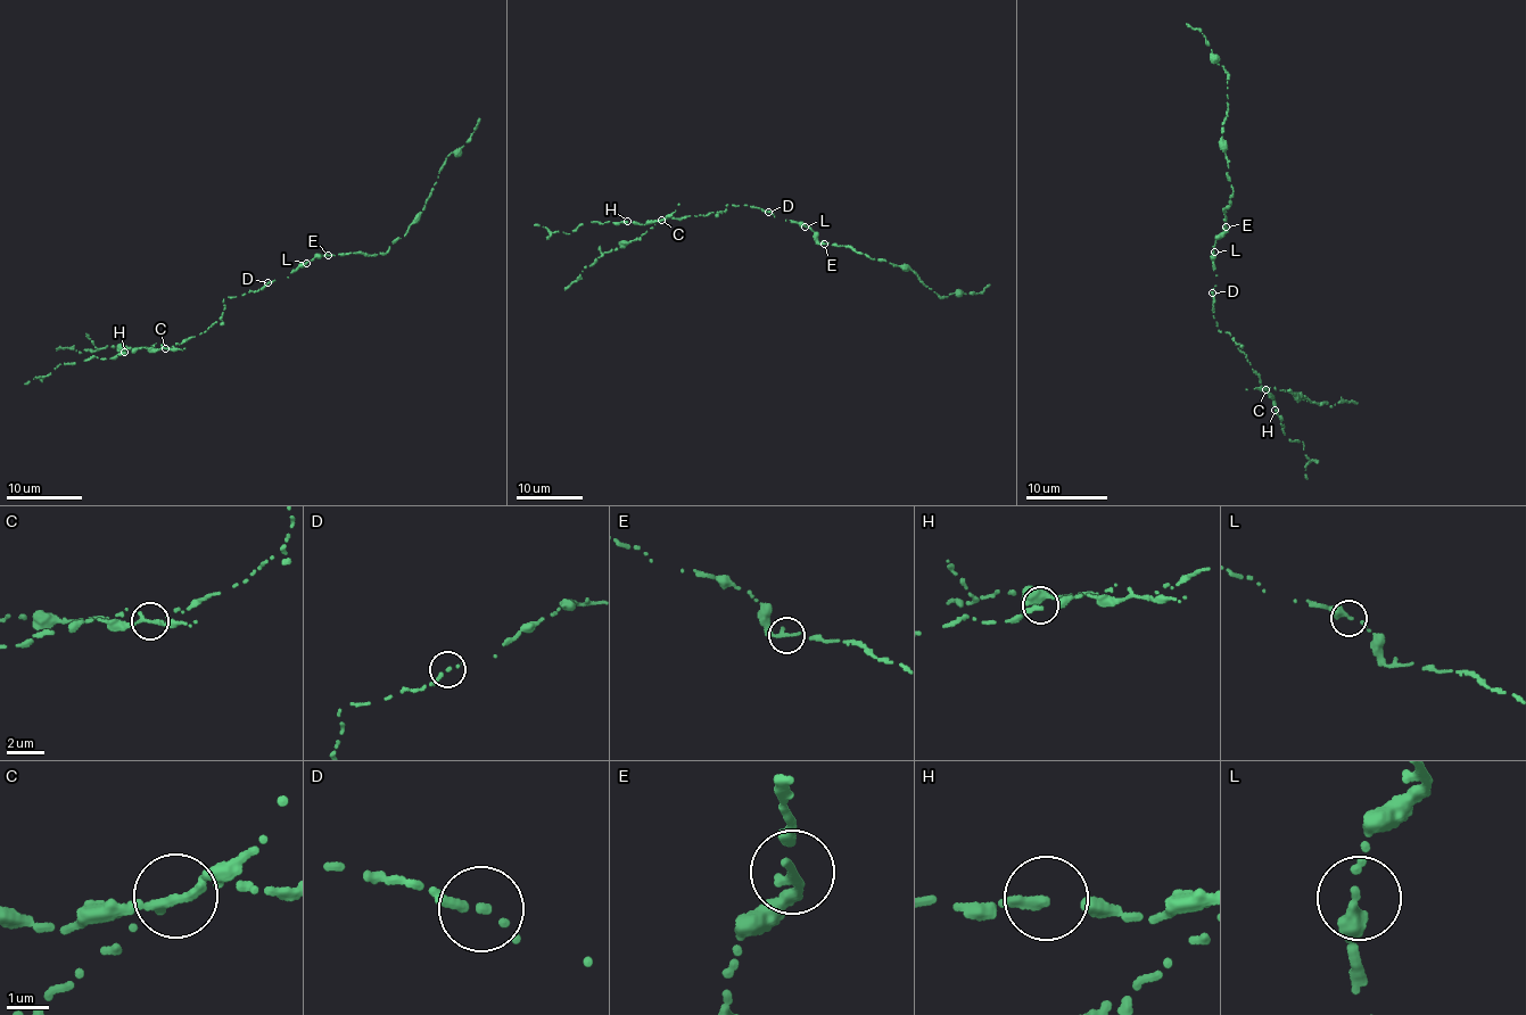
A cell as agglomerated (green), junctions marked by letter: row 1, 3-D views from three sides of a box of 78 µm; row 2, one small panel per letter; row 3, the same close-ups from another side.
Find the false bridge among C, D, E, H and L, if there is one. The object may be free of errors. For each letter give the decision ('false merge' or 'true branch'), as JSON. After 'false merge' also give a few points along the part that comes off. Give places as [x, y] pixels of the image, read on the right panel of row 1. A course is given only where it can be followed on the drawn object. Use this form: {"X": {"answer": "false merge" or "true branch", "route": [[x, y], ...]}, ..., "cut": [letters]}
{"C": {"answer": "false merge", "route": [[1264, 389], [1291, 392], [1296, 397], [1302, 394], [1312, 403], [1330, 406], [1345, 399], [1358, 403]]}, "D": {"answer": "true branch"}, "E": {"answer": "true branch"}, "H": {"answer": "true branch"}, "L": {"answer": "true branch"}, "cut": ["C"]}

